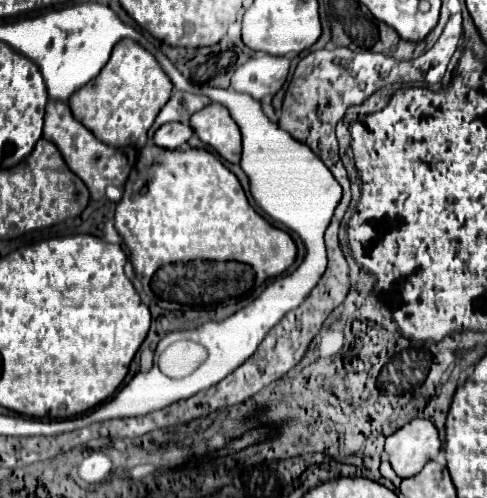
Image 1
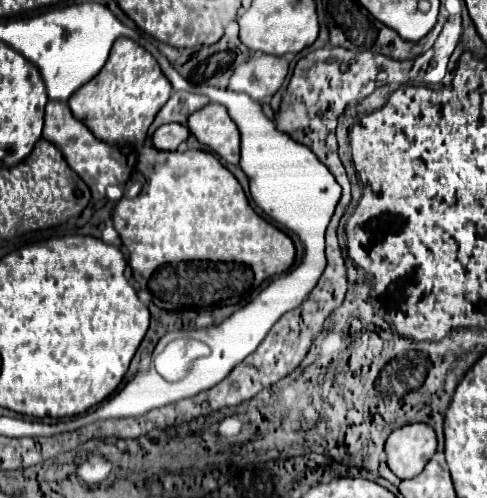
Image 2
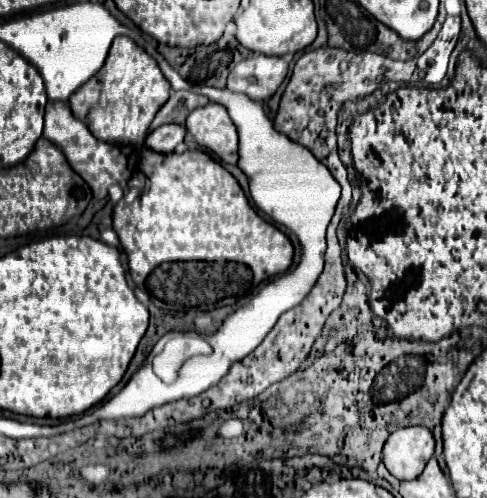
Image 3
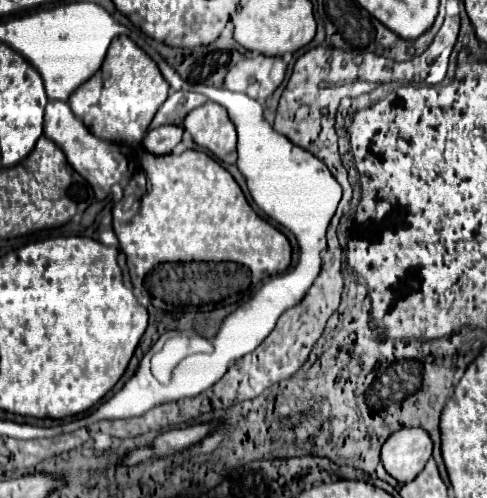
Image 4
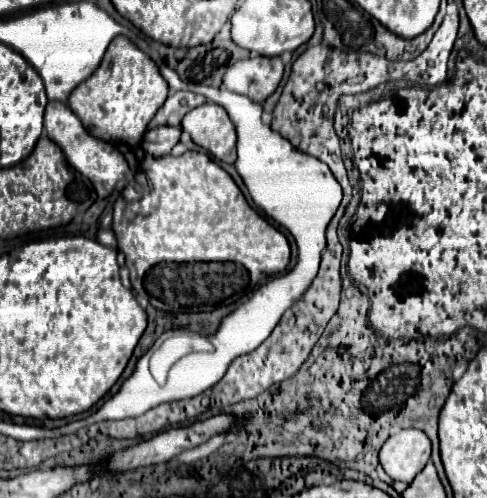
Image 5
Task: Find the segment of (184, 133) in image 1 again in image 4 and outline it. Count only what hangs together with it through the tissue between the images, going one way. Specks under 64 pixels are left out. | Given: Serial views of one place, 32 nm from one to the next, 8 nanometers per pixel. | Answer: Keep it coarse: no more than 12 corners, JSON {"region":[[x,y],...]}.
{"region":[[156,128],[144,138],[144,148],[170,154],[184,128]]}

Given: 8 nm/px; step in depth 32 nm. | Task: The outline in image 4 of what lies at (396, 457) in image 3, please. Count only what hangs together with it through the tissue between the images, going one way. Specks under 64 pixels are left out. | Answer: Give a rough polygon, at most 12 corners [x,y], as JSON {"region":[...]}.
{"region":[[402,428],[382,446],[398,482],[414,480],[432,456],[422,428]]}

